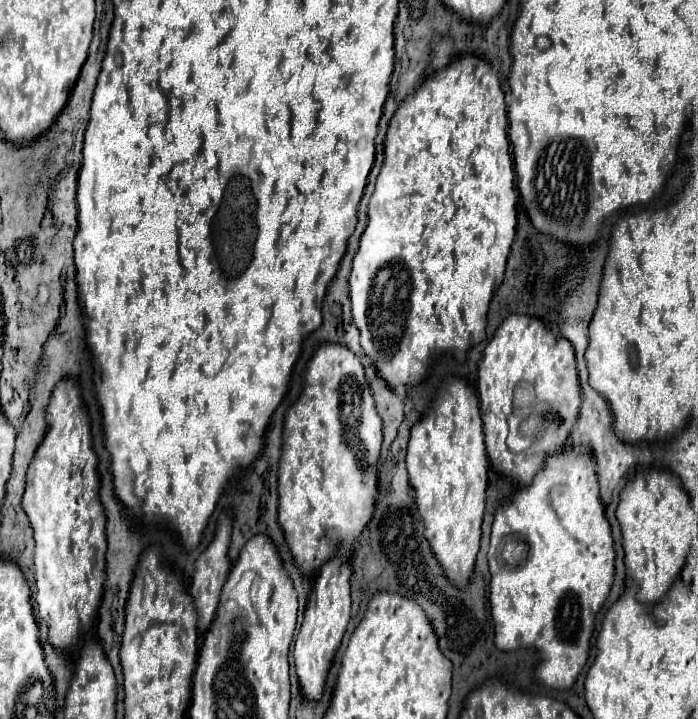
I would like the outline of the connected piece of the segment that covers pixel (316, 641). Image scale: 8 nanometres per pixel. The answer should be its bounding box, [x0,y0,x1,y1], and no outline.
[295,556,351,702]

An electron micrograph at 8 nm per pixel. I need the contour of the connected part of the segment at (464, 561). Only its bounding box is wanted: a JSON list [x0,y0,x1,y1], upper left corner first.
[407,380,489,588]

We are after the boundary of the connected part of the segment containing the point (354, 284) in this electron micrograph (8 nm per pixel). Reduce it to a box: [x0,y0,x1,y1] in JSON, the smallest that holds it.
[349,56,517,386]

